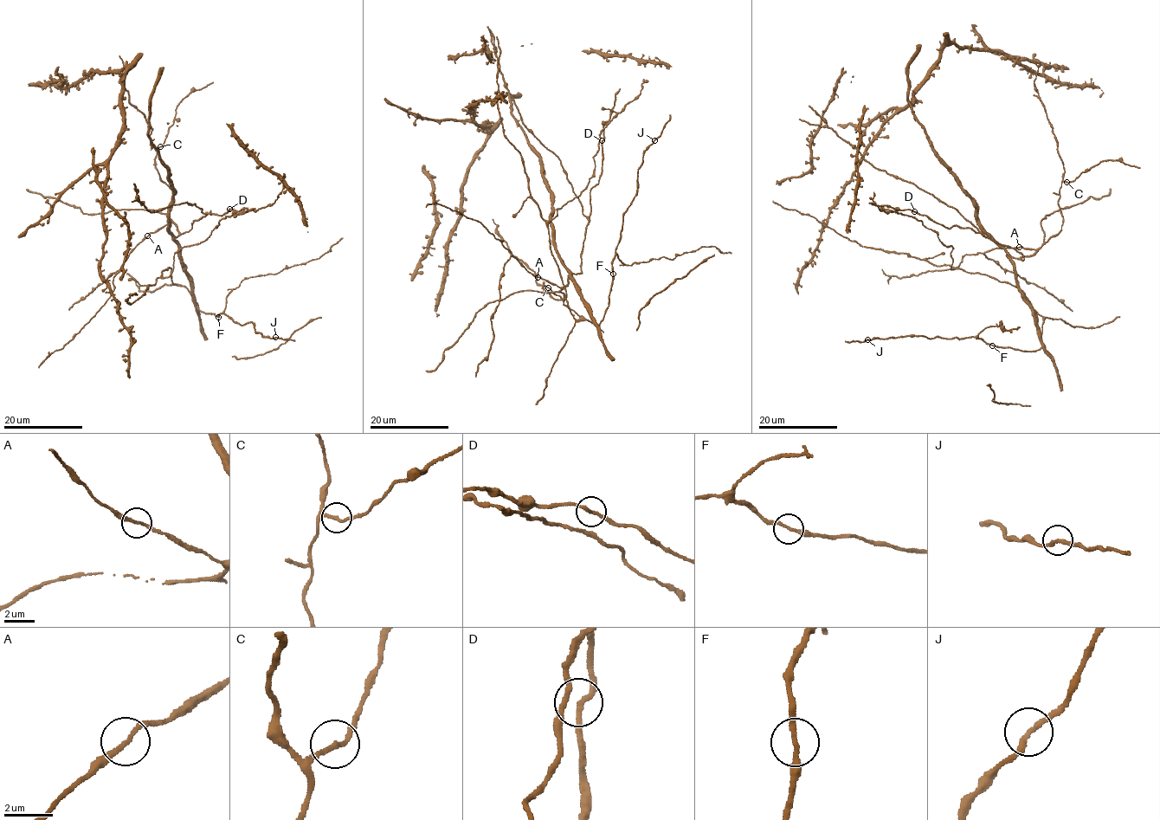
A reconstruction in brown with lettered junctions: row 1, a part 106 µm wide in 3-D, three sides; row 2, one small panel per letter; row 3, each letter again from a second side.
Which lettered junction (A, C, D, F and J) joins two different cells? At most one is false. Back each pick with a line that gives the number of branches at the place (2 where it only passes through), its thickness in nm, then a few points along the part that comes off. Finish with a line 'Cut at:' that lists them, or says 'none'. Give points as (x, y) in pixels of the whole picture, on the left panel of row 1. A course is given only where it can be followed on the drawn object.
Cut at: none

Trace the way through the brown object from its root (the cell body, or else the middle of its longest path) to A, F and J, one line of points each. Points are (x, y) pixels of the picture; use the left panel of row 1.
A: (148, 287), (170, 267), (172, 282), (192, 294), (177, 255), (176, 227), (168, 222), (148, 235)
F: (148, 287), (155, 284), (162, 270), (170, 267), (172, 282), (184, 286), (200, 311), (218, 317)
J: (148, 287), (170, 267), (172, 282), (200, 311), (251, 321), (262, 338), (275, 337)

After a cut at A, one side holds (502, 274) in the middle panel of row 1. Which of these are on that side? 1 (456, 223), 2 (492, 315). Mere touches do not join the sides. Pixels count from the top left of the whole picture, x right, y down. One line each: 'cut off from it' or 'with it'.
1: cut off from it
2: with it

